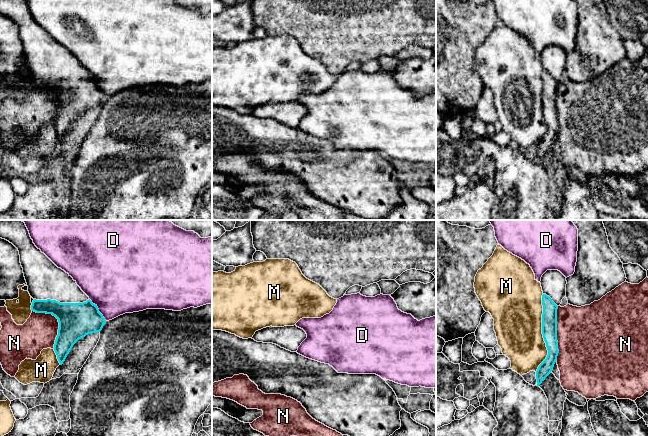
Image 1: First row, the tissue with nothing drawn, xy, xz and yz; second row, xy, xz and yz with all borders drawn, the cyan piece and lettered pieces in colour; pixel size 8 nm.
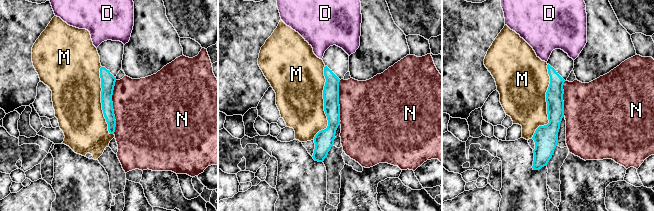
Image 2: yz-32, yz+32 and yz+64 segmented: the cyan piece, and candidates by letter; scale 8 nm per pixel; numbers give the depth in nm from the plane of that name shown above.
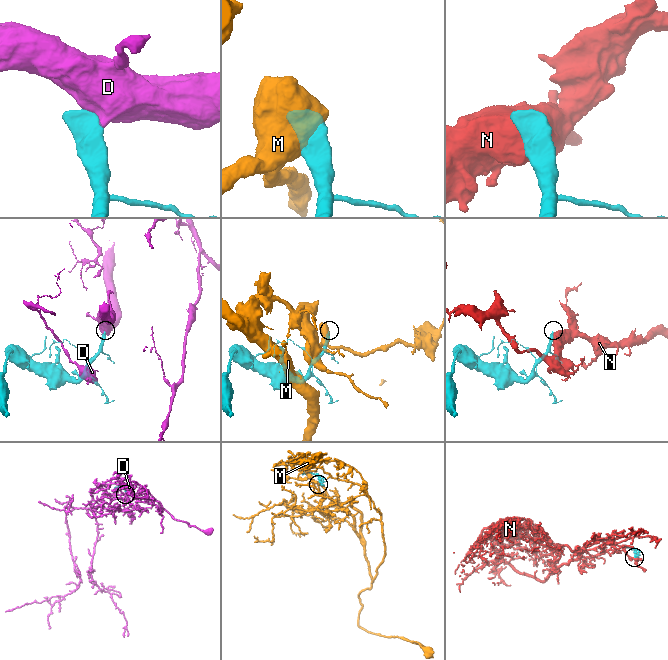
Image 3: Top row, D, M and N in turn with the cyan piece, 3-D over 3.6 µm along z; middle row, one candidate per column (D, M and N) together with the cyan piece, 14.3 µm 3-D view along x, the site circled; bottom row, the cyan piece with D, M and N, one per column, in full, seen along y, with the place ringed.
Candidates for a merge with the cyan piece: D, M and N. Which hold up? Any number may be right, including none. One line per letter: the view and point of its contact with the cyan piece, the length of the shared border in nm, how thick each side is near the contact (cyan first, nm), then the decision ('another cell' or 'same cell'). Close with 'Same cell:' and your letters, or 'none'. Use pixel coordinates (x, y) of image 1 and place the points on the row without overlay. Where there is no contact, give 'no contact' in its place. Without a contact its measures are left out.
D: contact xy (98, 85); length 240 nm; calibres 280 and 460 nm; another cell
M: contact yz (542, 109); length 650 nm; calibres 130 and 380 nm; another cell
N: contact xy (58, 97); length 360 nm; calibres 280 and 280 nm; another cell
Same cell: none

